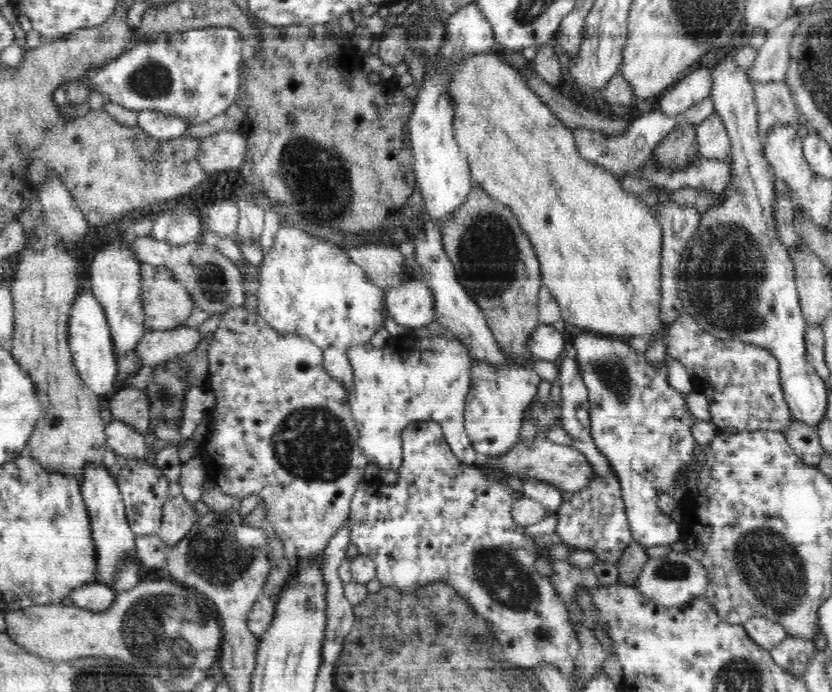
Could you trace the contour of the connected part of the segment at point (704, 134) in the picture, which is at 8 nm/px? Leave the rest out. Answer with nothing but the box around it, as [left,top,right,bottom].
[696,110,732,163]

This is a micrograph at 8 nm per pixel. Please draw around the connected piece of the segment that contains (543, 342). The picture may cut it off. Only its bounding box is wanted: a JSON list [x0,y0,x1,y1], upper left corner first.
[528,323,564,361]

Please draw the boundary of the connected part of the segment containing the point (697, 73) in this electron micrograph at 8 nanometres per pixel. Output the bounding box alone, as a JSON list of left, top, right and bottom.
[659,68,711,116]

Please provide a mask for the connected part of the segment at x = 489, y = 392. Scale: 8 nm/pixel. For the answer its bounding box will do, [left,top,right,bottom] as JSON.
[465,361,541,458]

